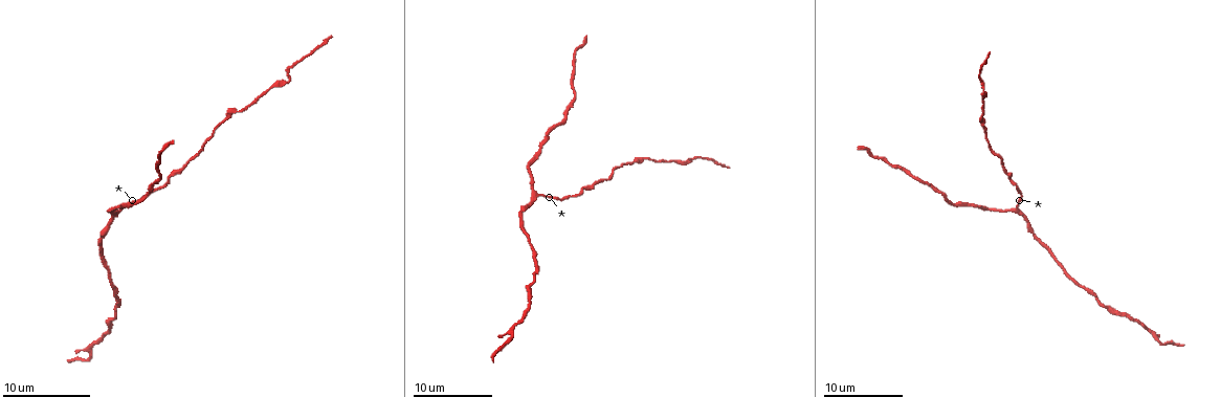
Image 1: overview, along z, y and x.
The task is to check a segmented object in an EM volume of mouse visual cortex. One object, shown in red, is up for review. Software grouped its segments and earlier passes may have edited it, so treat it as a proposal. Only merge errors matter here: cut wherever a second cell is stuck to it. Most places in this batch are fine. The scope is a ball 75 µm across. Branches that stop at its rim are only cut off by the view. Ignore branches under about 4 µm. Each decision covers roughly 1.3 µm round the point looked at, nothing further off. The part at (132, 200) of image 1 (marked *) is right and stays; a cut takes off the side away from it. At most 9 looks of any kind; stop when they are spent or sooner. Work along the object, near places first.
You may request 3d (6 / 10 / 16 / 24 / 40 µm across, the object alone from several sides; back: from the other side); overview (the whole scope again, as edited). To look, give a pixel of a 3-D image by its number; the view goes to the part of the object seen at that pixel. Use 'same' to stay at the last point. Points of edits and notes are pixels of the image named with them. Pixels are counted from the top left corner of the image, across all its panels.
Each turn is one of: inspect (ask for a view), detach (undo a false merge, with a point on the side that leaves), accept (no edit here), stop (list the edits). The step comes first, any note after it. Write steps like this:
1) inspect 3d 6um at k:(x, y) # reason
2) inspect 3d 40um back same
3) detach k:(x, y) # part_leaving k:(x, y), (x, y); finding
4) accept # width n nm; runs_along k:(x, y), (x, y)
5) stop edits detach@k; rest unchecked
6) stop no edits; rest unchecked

inspect 3d 6um at 1:(532, 195) # three-way junction

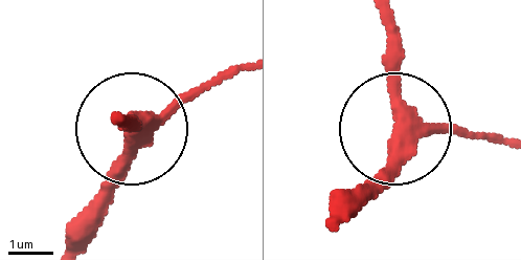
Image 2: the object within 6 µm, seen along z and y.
accept # width 320 nm; one cell here

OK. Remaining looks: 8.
inspect 3d 16um at 1:(596, 182) # calibre changes

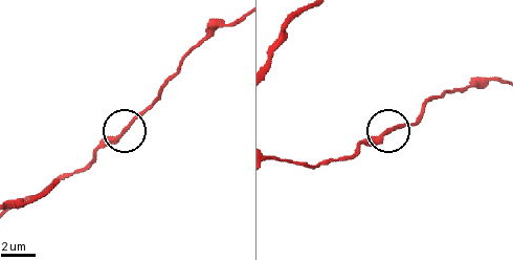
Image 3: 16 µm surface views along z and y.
accept # runs_along 3:(290, 160), (313, 166), (339, 160), (402, 126), (418, 123); one cell here

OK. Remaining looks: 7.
inspect 3d 6um at 1:(572, 103) # calibre changes

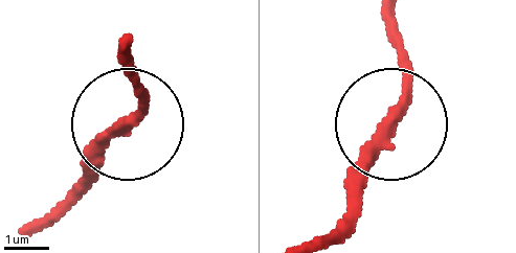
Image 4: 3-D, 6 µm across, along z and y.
accept # width 250 nm; runs_along 4:(54, 211), (144, 98), (133, 46); one cell here

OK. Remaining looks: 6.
inspect 3d 10um at 1:(244, 110) # calibre changes

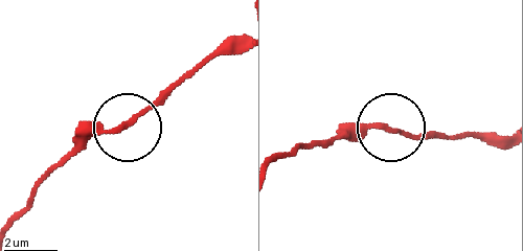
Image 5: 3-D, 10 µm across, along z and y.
accept # runs_along 5:(276, 158), (364, 129), (436, 136); all the same cell

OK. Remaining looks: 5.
stop no edits; rest unchecked

